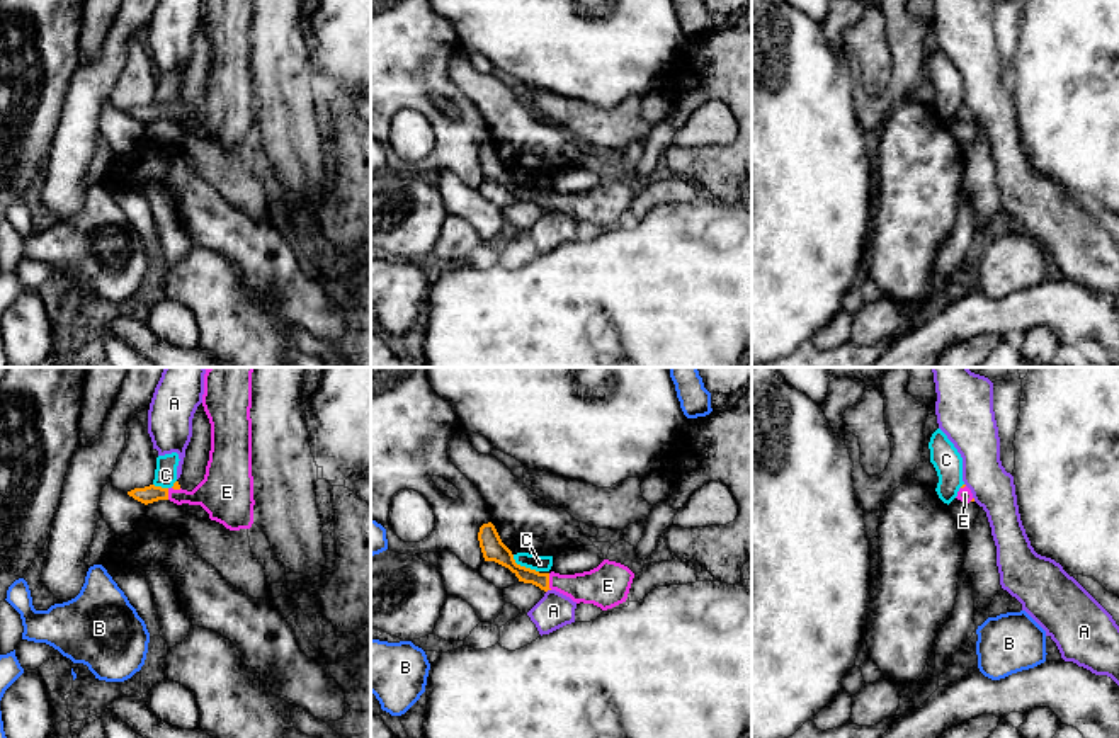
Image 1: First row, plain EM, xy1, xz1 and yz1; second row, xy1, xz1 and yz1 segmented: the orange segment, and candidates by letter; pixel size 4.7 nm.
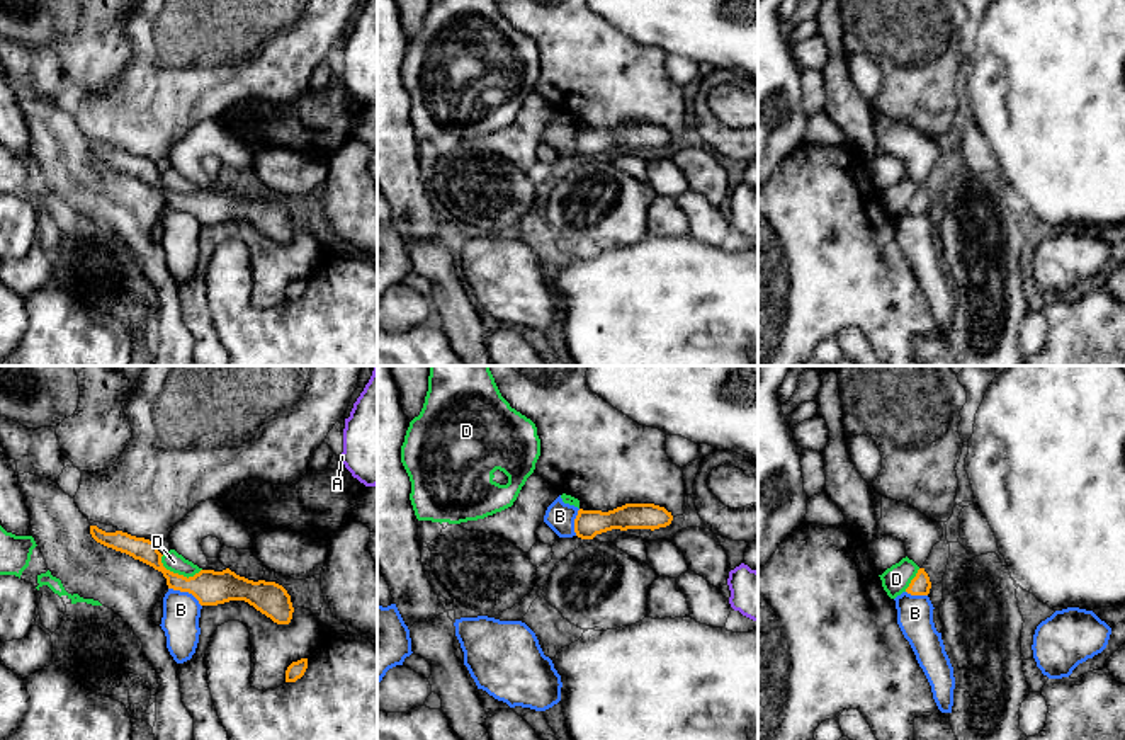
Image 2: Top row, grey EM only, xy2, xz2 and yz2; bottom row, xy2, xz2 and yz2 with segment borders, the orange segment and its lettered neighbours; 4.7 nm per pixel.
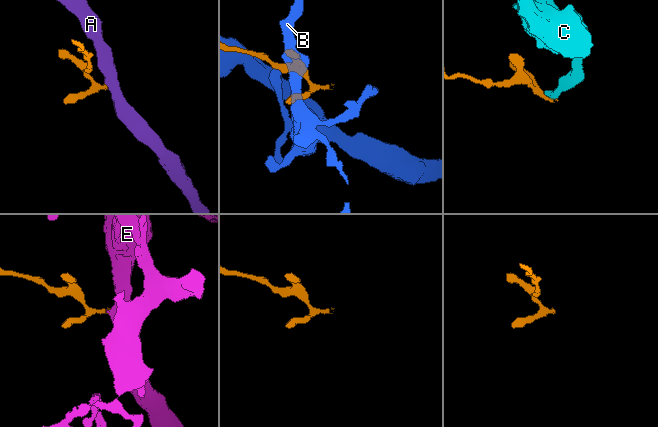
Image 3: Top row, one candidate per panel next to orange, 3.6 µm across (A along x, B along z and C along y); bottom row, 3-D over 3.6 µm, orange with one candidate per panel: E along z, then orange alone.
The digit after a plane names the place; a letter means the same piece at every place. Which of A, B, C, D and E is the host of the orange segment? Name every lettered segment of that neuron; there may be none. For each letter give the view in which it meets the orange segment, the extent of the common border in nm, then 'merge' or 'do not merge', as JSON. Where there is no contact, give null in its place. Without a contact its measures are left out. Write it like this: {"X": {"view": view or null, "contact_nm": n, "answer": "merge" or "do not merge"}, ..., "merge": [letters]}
{"A": {"view": "xz1", "contact_nm": 30, "answer": "do not merge"}, "B": {"view": "xy2", "contact_nm": 180, "answer": "do not merge"}, "C": {"view": "xz1", "contact_nm": 150, "answer": "do not merge"}, "D": {"view": "xy2", "contact_nm": 220, "answer": "do not merge"}, "E": {"view": "xz1", "contact_nm": 80, "answer": "merge"}, "merge": ["E"]}

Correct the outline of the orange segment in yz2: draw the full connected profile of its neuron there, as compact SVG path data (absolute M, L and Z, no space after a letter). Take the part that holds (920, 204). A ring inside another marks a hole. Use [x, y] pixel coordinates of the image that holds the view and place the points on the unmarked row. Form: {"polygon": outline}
{"polygon": "M919 187L916 196L911 199L909 206L906 208L911 214L928 214L931 208L931 201L924 187Z"}

